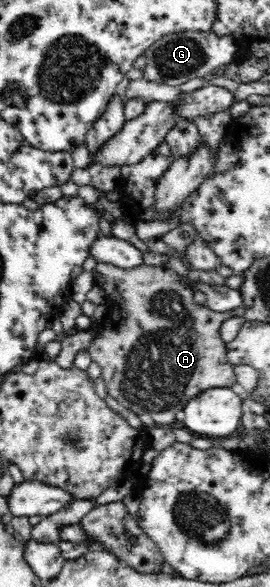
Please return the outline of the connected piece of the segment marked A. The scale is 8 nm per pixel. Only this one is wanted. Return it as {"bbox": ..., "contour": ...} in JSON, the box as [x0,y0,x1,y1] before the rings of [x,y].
{"bbox":[88,262,245,425],"contour":[[[98,262],[93,269],[93,278],[95,283],[106,293],[106,303],[108,304],[108,309],[110,309],[110,317],[104,317],[104,323],[102,323],[102,329],[100,330],[100,337],[96,337],[96,341],[91,344],[88,351],[91,355],[91,359],[98,363],[102,368],[102,377],[104,378],[107,387],[107,393],[112,395],[122,407],[136,415],[148,413],[150,419],[157,425],[170,425],[176,419],[176,413],[182,411],[186,403],[188,403],[190,399],[195,398],[199,393],[202,393],[202,391],[206,391],[212,387],[232,387],[232,385],[237,383],[234,368],[228,364],[228,358],[226,358],[227,344],[222,340],[220,327],[224,321],[231,317],[243,317],[245,314],[244,305],[237,307],[232,311],[216,312],[212,311],[204,303],[196,303],[194,300],[193,283],[186,280],[186,278],[182,277],[168,266],[151,266],[142,263],[136,265],[136,267],[132,267],[132,269],[124,269],[110,263]]]}

